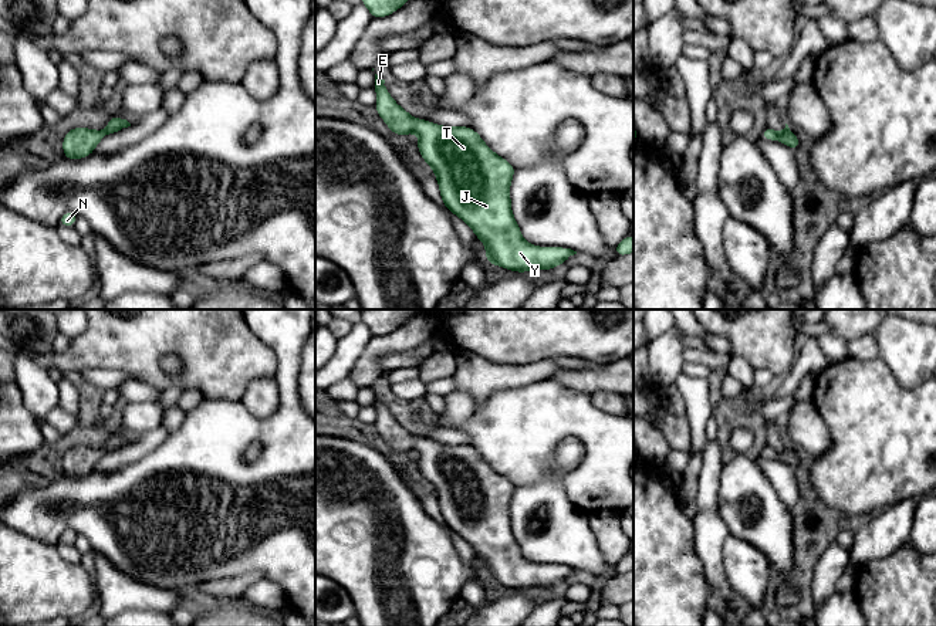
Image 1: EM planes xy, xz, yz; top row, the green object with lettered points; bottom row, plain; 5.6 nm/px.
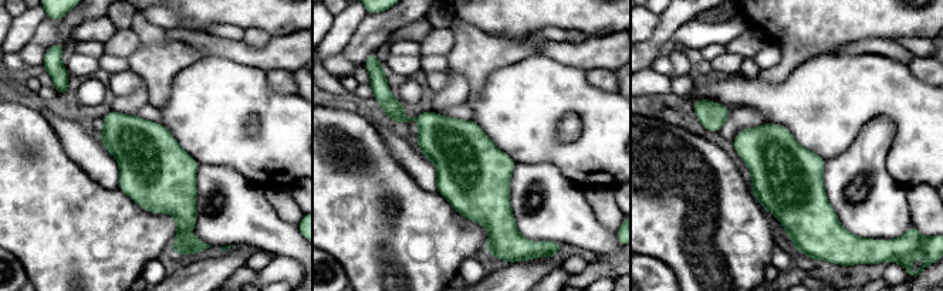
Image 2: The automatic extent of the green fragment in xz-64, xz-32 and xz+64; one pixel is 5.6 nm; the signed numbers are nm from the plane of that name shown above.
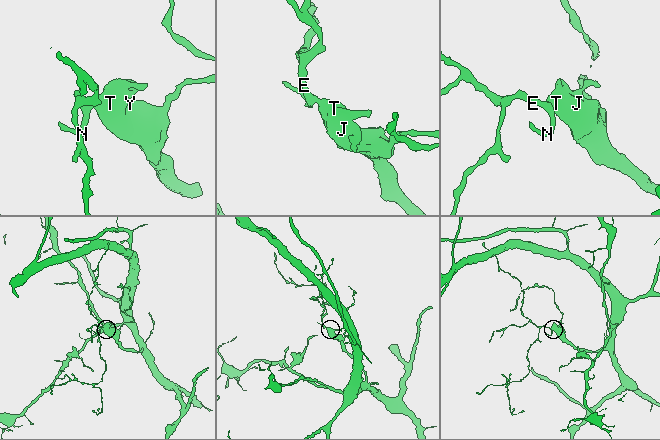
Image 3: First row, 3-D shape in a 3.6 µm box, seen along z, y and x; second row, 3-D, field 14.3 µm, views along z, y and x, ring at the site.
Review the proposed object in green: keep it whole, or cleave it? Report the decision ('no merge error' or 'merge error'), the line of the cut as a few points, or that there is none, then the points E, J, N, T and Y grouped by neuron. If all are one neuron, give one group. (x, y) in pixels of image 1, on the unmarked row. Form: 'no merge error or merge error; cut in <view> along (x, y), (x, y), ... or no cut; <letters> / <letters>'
no merge error; no cut; E J N T Y

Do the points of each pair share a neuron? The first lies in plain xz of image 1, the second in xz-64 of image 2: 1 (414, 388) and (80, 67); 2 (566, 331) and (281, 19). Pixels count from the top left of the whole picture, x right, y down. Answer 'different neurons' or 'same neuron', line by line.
1: same neuron
2: same neuron

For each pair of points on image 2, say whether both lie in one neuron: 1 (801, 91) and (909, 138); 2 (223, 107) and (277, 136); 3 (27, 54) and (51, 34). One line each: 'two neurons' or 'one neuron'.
1: one neuron
2: one neuron
3: one neuron

